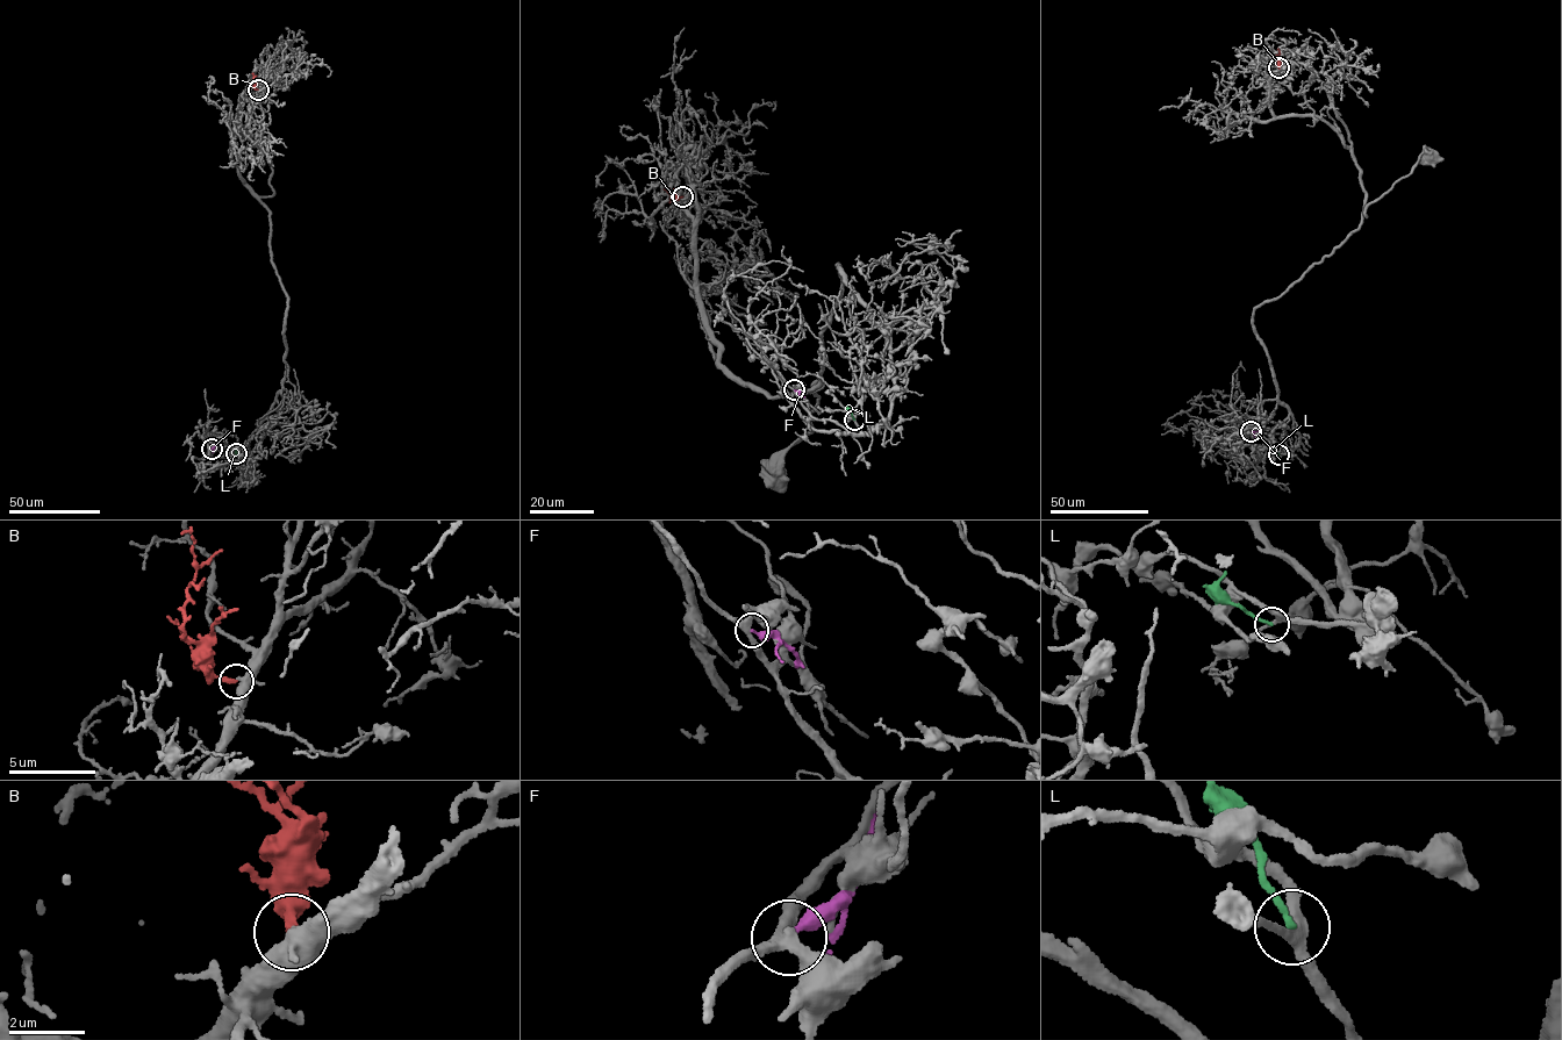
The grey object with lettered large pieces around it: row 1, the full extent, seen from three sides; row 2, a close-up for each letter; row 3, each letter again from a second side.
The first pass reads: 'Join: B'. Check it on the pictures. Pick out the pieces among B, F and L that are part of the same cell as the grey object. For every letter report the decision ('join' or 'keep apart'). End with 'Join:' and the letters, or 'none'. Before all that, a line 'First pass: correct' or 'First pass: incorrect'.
First pass: correct
B: join
F: keep apart
L: keep apart
Join: B

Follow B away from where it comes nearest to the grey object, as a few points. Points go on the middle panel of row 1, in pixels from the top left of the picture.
B: (682, 196), (672, 196), (664, 188)

